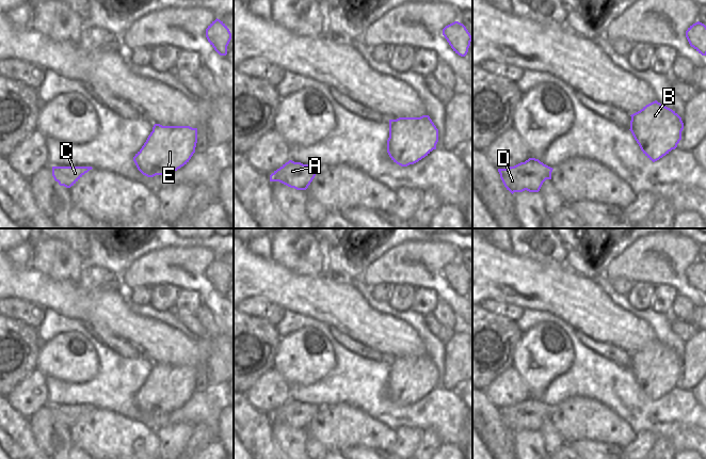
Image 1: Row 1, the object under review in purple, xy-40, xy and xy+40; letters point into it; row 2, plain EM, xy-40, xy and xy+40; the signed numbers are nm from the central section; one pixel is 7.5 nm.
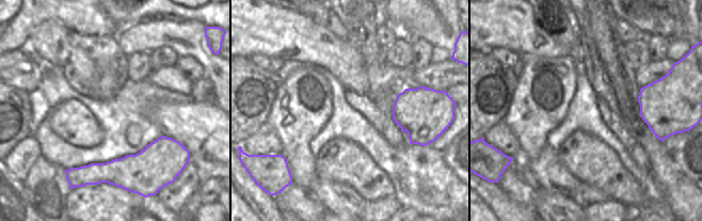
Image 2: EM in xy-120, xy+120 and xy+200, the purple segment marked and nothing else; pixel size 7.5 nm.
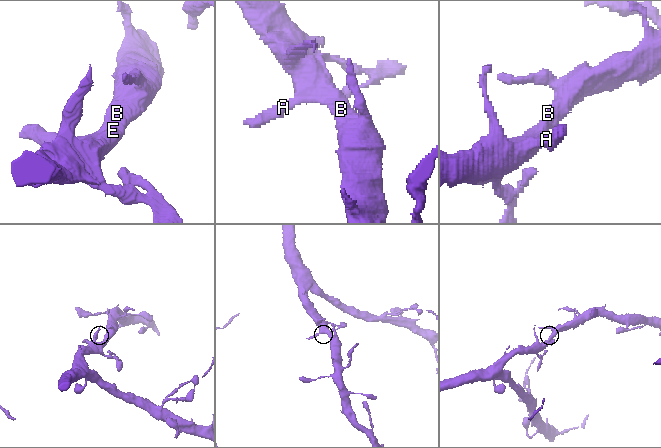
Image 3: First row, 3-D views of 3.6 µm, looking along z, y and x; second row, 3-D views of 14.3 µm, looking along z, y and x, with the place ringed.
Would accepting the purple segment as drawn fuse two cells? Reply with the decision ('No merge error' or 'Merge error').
No merge error.

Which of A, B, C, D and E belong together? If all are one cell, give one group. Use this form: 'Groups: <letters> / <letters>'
Groups: A B C D E.

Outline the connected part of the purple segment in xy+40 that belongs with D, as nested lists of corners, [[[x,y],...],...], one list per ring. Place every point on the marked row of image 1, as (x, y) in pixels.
[[[529,158],[508,169],[498,169],[500,178],[512,194],[514,192],[539,192],[546,179],[551,179],[552,168],[539,159]]]

